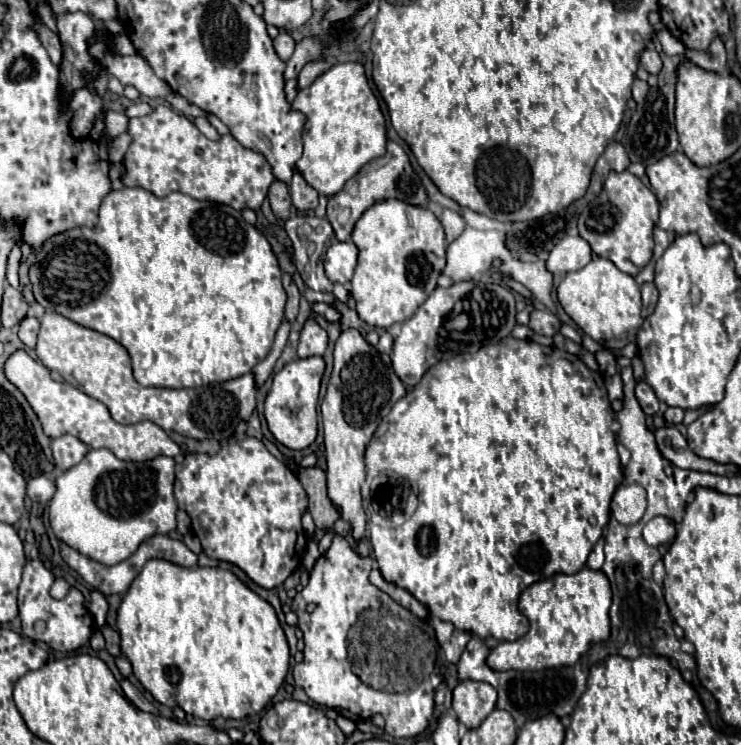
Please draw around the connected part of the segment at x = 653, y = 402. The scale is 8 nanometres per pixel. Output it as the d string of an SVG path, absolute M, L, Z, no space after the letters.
M644 380L636 382L636 398L638 398L638 402L640 402L644 414L654 416L654 414L658 412L660 402L658 402L658 398L654 396L654 390L652 390Z

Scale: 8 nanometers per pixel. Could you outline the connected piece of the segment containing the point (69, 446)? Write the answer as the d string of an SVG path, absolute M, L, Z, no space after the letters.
M66 434L66 436L60 436L60 438L52 440L52 452L54 452L56 466L60 470L68 470L86 456L88 446L82 440L78 440L76 436Z

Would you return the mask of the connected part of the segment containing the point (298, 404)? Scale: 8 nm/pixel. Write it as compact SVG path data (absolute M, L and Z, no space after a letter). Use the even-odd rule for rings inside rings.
M310 356L310 358L296 358L288 362L272 378L272 386L264 402L264 416L274 438L290 450L308 448L316 440L316 416L318 416L316 406L318 406L322 374L324 374L322 356Z

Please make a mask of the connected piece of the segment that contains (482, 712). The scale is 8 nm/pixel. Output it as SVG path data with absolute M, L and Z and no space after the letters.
M464 680L454 688L452 710L466 728L478 728L496 708L496 690L488 682Z

